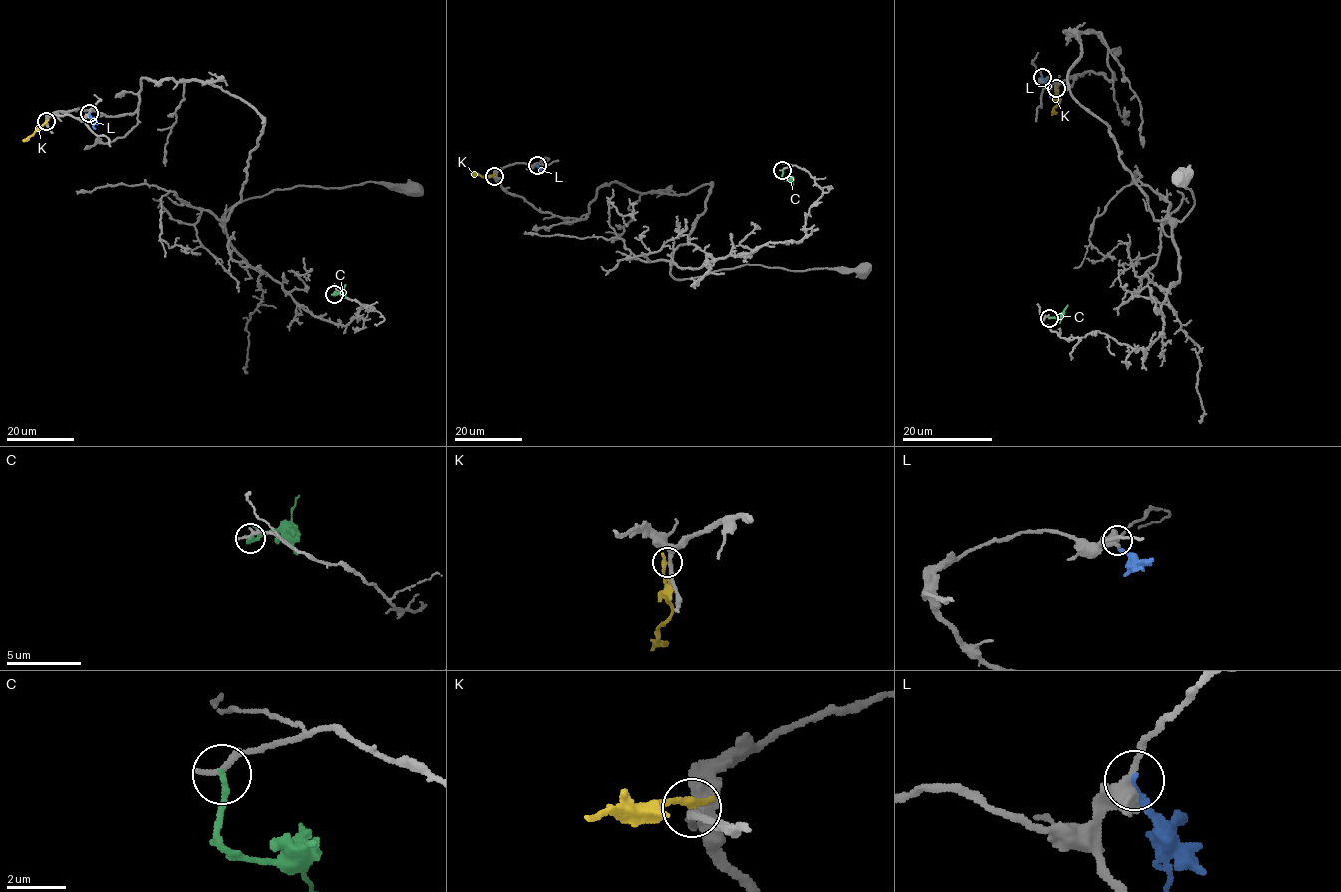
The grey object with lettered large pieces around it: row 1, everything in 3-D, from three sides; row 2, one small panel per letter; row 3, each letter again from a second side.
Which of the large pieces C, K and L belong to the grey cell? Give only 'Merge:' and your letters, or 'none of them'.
Merge: none of them

